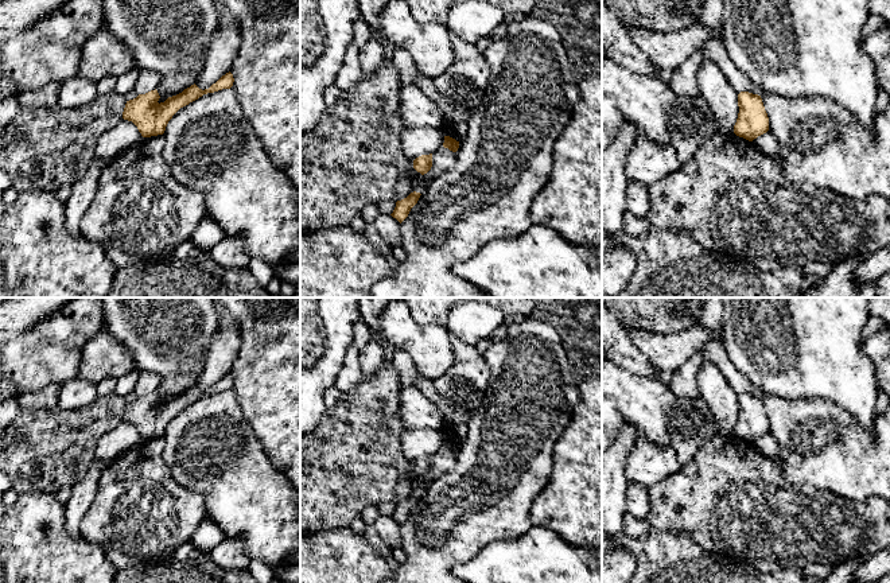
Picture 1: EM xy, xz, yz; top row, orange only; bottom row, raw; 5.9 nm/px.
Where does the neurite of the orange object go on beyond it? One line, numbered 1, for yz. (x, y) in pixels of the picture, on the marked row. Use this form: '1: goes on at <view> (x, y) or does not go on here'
1: does not go on here

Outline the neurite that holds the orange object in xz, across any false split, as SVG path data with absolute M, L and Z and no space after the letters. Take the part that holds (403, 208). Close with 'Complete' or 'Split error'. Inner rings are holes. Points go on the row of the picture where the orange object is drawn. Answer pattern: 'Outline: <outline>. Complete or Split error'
Outline: M413 191L407 198L397 201L390 215L401 224L408 217L411 209L417 203L420 195L420 193Z. Complete

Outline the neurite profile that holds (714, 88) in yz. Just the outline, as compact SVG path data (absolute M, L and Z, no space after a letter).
M704 58L696 74L699 96L710 106L716 132L734 133L738 118L738 92L730 85L715 62Z

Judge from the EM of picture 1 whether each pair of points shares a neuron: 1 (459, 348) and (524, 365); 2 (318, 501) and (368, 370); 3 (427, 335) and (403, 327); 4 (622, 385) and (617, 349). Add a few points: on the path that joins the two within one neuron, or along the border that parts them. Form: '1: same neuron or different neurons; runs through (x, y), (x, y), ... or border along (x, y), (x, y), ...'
1: different neurons; border along (481, 353), (489, 368), (488, 385)
2: different neurons; border along (388, 361), (362, 380)
3: same neuron; runs through (422, 335), (411, 335), (408, 333)
4: different neurons; border along (615, 364), (649, 377)

